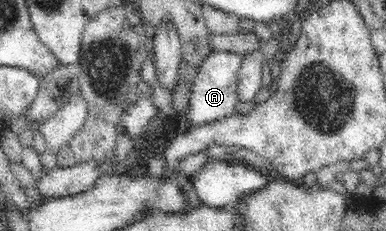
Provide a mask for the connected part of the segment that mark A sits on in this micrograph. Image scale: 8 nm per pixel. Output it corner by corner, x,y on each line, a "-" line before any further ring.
230,51
211,52
201,62
191,84
188,106
182,116
187,118
189,127
211,124
236,114
235,105
239,103
239,98
237,98
238,71
241,62
242,56

